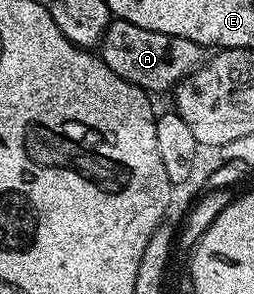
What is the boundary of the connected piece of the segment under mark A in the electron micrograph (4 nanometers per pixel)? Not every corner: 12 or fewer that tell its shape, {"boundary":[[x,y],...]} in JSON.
{"boundary":[[110,19],[101,60],[156,94],[203,63],[202,45]]}

